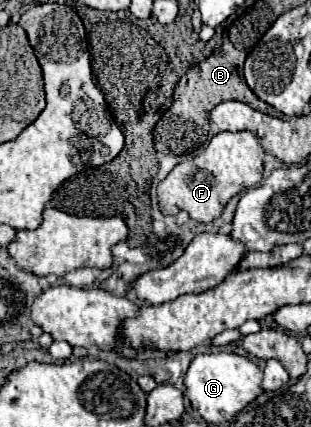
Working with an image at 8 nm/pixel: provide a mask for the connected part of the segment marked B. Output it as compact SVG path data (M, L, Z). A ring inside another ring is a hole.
M228 38L224 40L222 48L212 52L206 60L194 64L178 82L174 90L174 100L172 106L162 114L154 128L154 146L162 154L190 154L202 148L208 142L208 114L210 110L224 102L224 100L238 100L246 102L248 106L268 112L268 104L258 100L258 96L248 88L242 68L244 68L246 52L242 48L236 48ZM192 122L192 124L188 124Z

